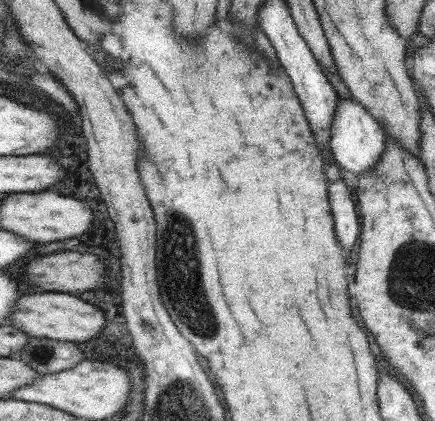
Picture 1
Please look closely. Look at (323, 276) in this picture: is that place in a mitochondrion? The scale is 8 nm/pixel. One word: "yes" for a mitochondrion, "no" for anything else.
no

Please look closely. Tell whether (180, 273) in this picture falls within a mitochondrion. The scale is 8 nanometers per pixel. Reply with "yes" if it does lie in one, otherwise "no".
yes

